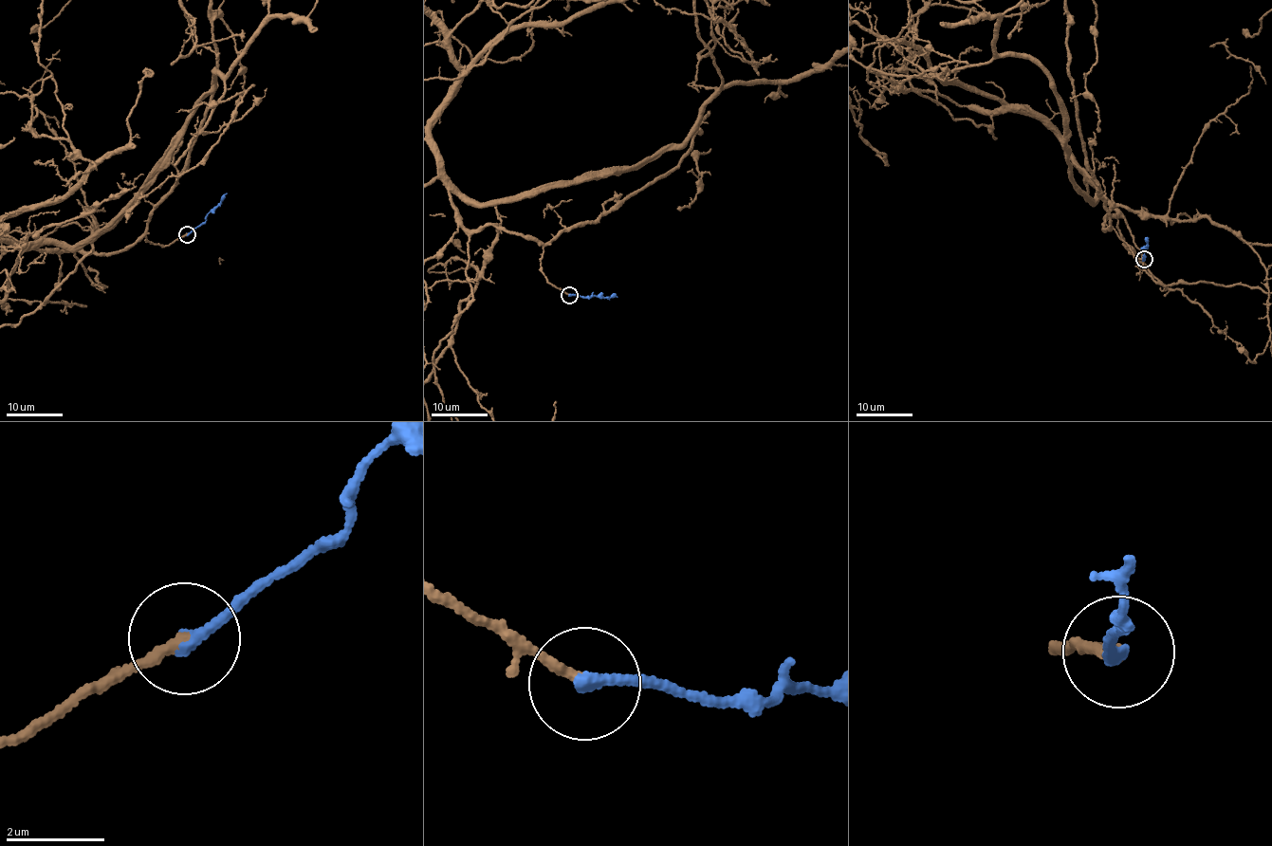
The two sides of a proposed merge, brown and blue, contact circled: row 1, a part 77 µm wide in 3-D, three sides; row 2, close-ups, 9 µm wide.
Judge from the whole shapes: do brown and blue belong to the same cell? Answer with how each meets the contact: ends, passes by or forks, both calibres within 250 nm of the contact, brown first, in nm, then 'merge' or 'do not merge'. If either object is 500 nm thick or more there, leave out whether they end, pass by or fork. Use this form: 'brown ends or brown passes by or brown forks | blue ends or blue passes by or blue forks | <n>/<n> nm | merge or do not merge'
brown ends | blue ends | 240/240 nm | merge

